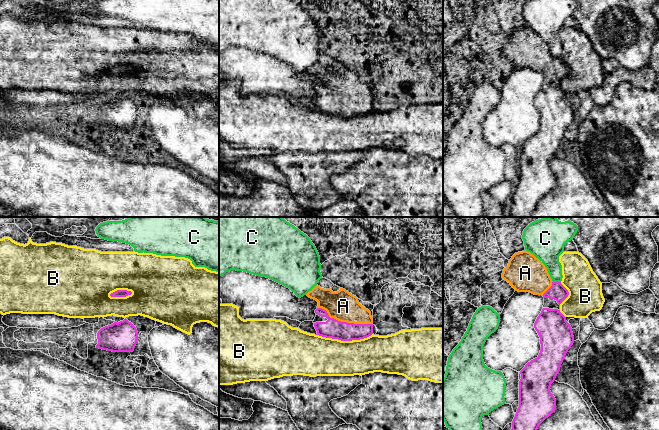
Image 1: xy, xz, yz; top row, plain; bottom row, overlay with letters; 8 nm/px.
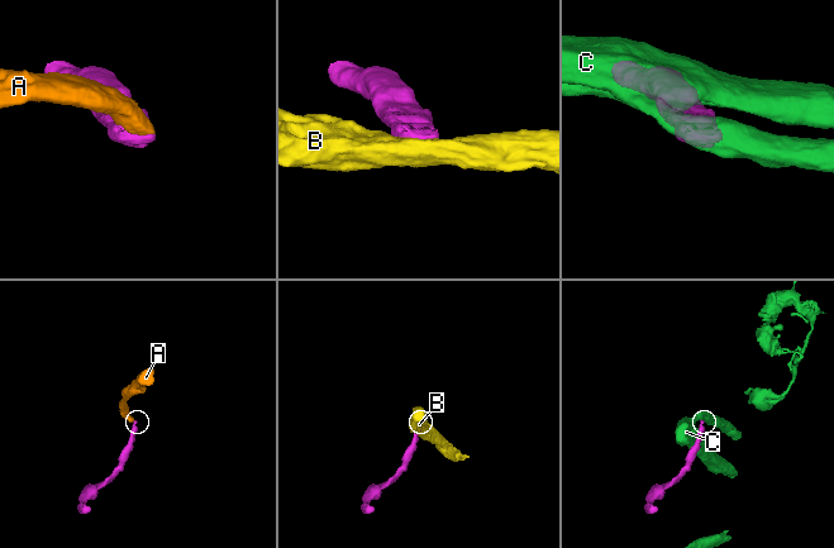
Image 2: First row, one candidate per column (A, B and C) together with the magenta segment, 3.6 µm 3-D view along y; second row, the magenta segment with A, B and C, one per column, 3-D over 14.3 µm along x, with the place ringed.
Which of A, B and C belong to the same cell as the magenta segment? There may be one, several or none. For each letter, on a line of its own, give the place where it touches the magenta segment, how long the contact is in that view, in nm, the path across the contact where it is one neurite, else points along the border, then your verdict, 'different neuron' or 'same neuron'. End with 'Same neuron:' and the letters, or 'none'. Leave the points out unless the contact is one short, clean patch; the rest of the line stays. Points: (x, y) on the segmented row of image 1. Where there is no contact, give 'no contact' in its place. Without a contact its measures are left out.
A: xz (344, 322) | 460 nm | same neuron
B: xz (344, 340) | 460 nm | different neuron
C: yz (557, 282) | 70 nm | along yz (553, 280), (560, 282) | different neuron
Same neuron: A

